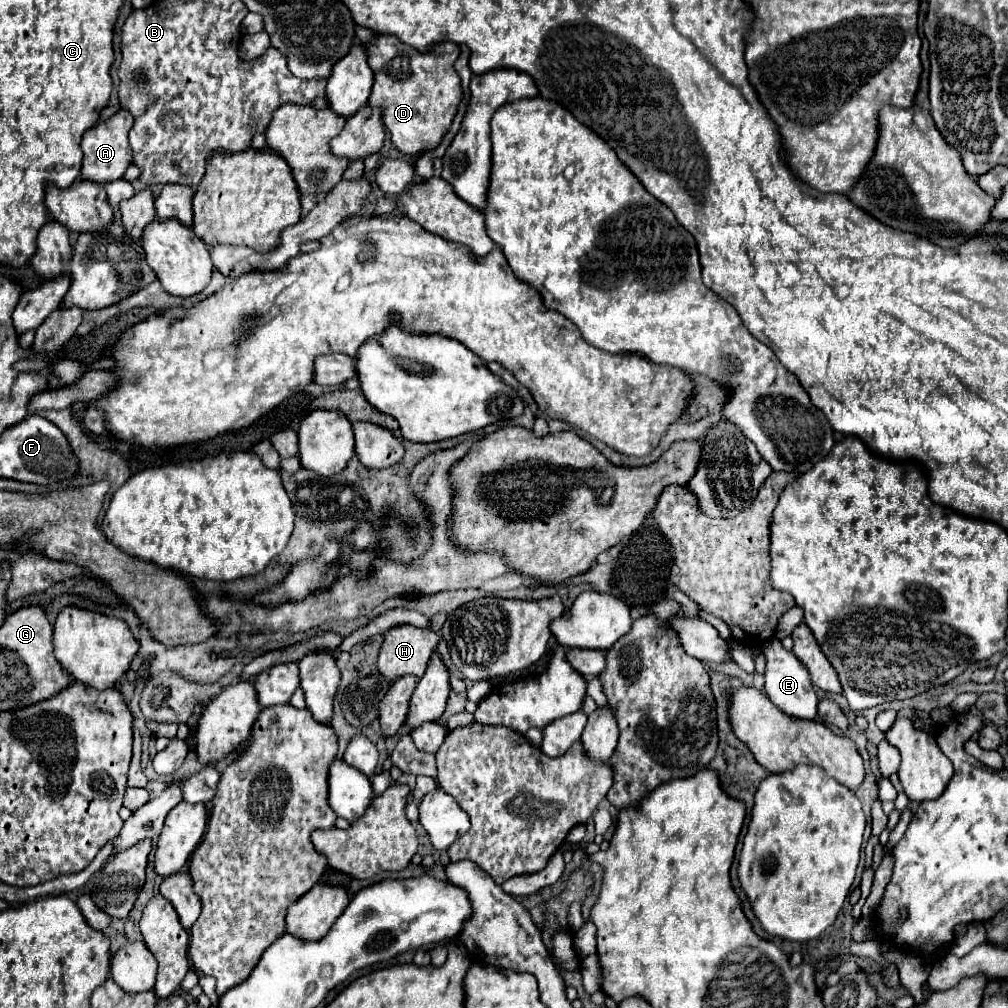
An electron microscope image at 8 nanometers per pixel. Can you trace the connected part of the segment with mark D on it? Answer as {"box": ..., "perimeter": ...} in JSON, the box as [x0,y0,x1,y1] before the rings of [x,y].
{"box":[363,34,463,156],"perimeter":[[[379,34],[363,44],[373,70],[373,88],[369,106],[381,108],[383,126],[391,132],[391,140],[401,154],[415,156],[423,150],[433,150],[449,132],[453,116],[463,100],[461,82],[453,68],[459,58],[459,46],[453,42],[439,42],[431,52],[417,52],[399,38]]]}

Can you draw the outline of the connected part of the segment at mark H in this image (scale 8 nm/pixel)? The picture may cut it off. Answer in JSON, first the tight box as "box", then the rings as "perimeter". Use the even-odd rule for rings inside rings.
{"box":[379,624,439,682],"perimeter":[[[411,624],[393,626],[385,632],[379,652],[379,672],[391,682],[405,674],[421,678],[437,646],[439,636],[433,630],[415,628]]]}

